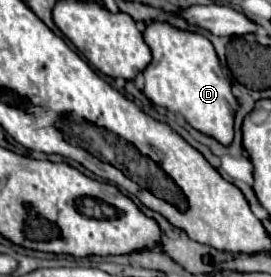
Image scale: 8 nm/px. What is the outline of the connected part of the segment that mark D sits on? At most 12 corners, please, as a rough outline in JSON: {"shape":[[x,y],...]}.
{"shape":[[151,22],[143,94],[229,146],[239,104],[213,44]]}

